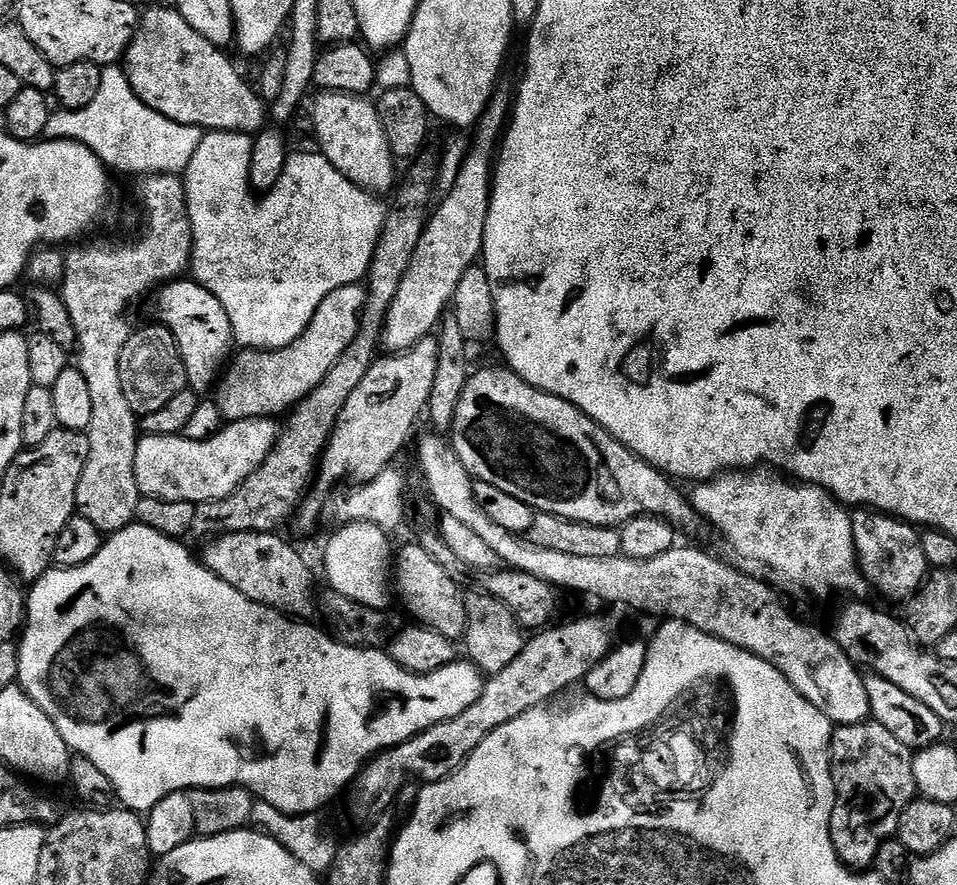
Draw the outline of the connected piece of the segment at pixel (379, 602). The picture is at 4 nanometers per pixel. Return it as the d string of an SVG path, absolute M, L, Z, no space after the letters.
M370 522L345 523L328 540L324 548L324 572L328 575L327 587L367 608L387 609L388 599L394 596L394 547L389 533Z

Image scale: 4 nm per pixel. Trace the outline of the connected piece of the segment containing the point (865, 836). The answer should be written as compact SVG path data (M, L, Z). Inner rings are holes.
M875 722L841 724L833 731L832 777L836 805L830 818L830 838L837 858L848 868L871 869L882 842L895 837L902 810L917 799L913 755L913 749L902 746L886 726Z

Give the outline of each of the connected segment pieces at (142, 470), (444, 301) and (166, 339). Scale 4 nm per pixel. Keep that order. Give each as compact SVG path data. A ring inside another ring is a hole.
M234 420L225 423L214 438L194 442L187 440L183 434L178 436L146 436L141 435L136 441L134 454L134 478L140 487L141 496L162 498L166 502L190 502L205 504L211 500L225 500L234 490L250 478L262 466L262 462L271 454L272 448L278 443L282 432L276 429L277 421L267 420Z
M503 90L493 92L487 110L471 133L472 145L467 145L457 177L447 189L444 201L431 209L422 238L418 238L418 250L414 250L414 258L410 258L410 270L406 270L406 278L402 278L398 294L394 294L394 302L390 302L384 332L380 335L385 353L403 354L422 342L422 338L433 335L449 311L452 295L463 274L481 259L494 183L494 157L509 118L510 96Z
M160 322L153 323L149 328L137 327L133 331L120 359L122 390L126 394L126 402L130 402L130 410L134 410L137 417L154 414L154 410L166 406L174 394L182 394L189 387L186 366L174 334Z

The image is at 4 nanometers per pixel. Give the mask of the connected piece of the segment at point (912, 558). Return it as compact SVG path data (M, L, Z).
M875 510L851 513L856 562L865 585L881 592L888 600L907 602L919 590L930 569L922 554L920 532L907 520L897 520Z

